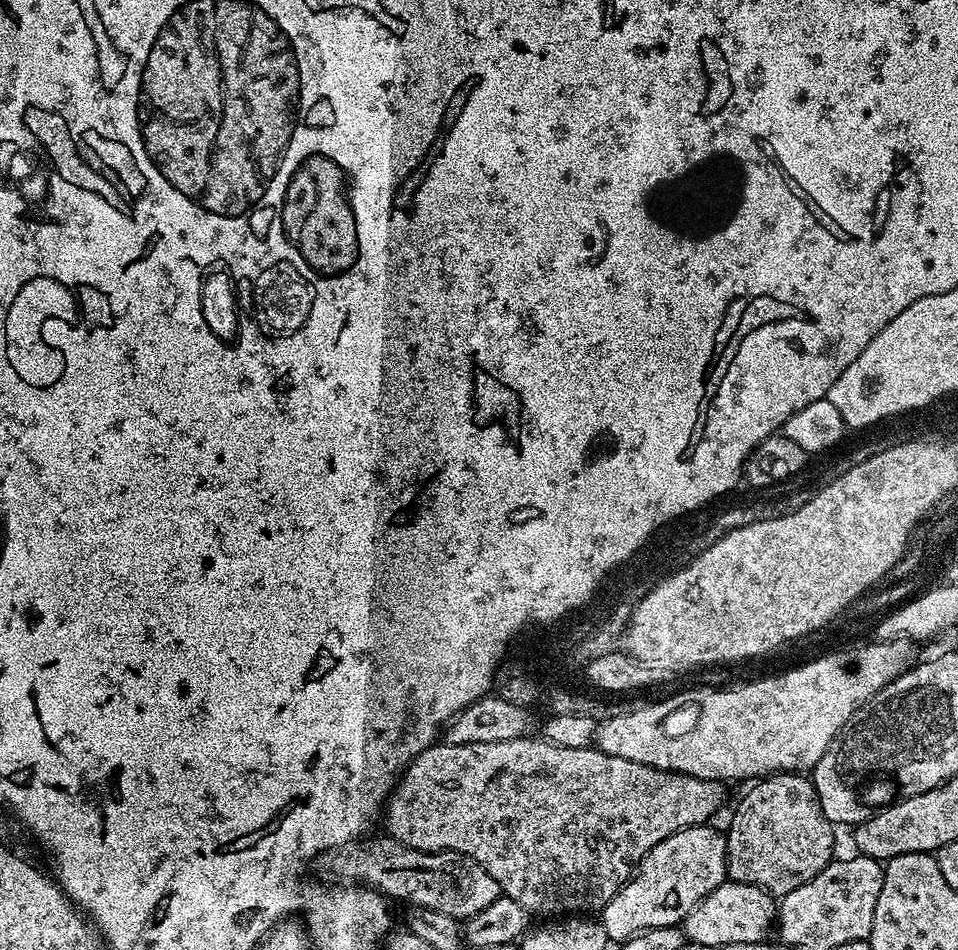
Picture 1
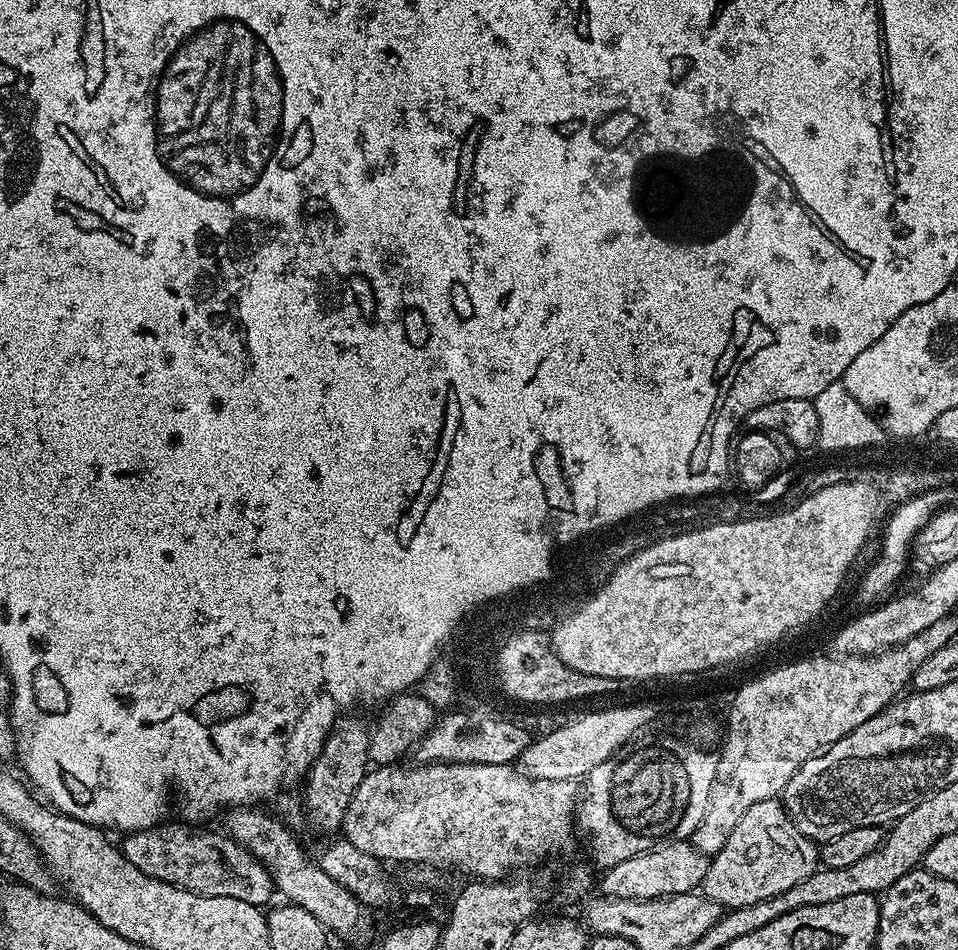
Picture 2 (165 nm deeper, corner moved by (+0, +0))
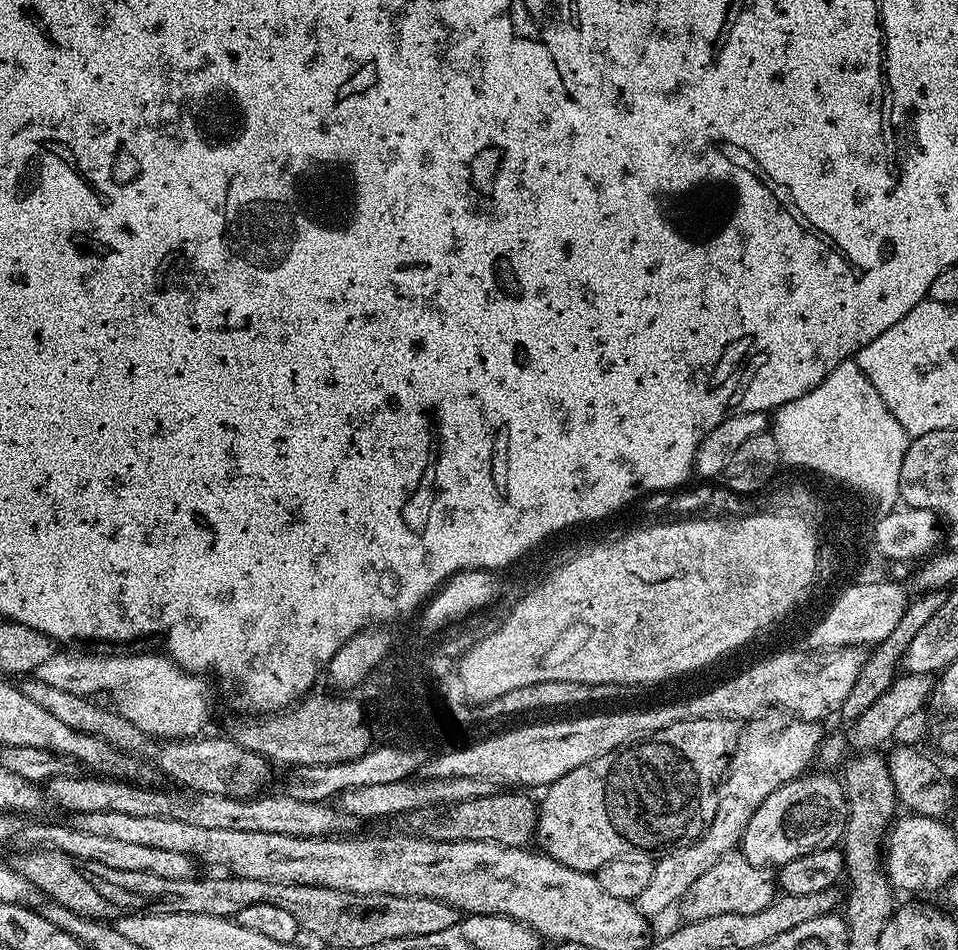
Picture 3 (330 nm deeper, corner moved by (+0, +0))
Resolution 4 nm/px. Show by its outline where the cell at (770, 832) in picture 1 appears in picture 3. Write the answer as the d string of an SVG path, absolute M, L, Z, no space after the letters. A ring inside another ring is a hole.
M739 850L727 852L706 870L706 874L702 874L702 878L698 878L698 882L691 884L686 894L682 894L678 905L679 919L687 922L714 918L714 914L758 914L758 910L766 910L778 895L777 881L769 872L767 867L751 864Z

